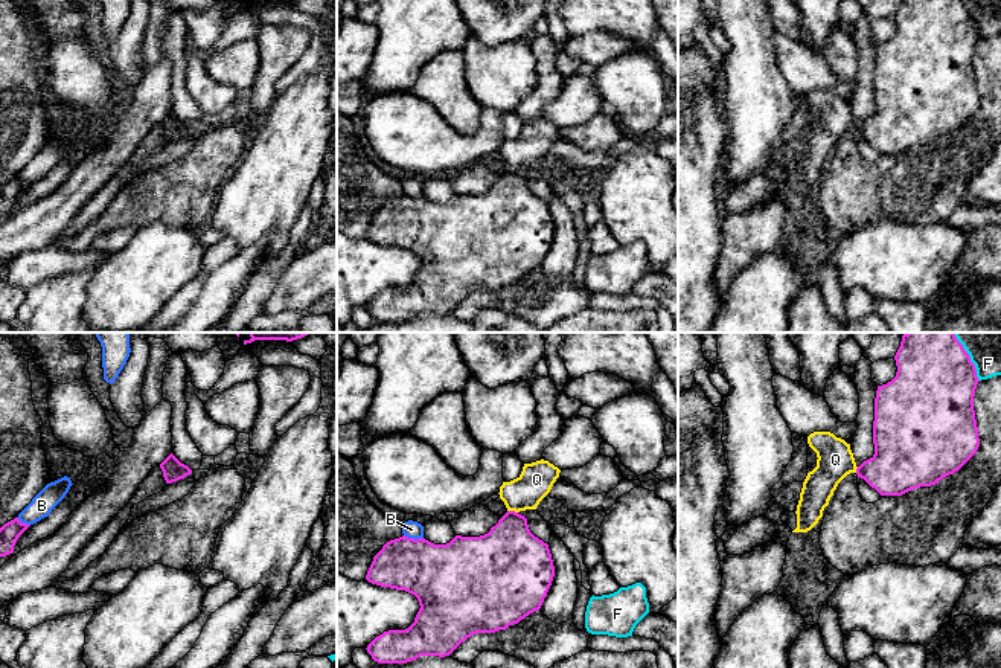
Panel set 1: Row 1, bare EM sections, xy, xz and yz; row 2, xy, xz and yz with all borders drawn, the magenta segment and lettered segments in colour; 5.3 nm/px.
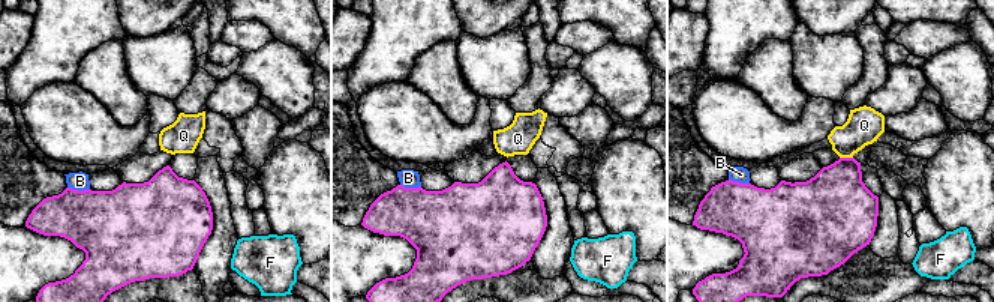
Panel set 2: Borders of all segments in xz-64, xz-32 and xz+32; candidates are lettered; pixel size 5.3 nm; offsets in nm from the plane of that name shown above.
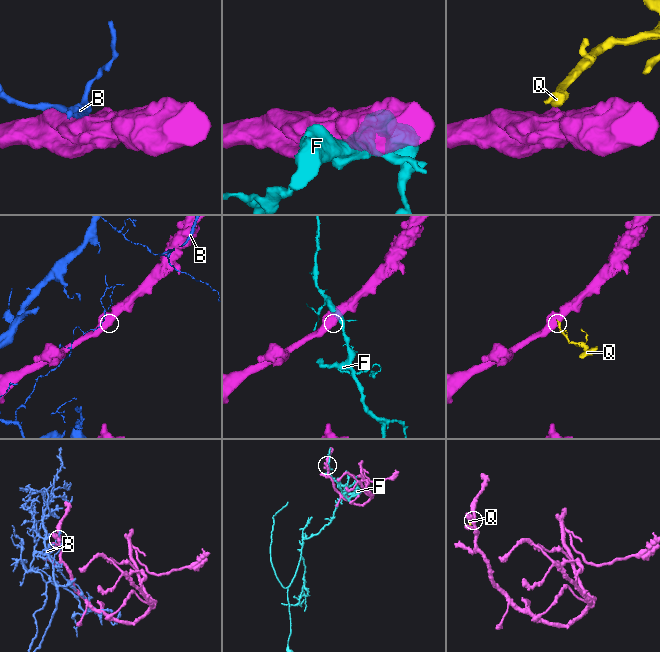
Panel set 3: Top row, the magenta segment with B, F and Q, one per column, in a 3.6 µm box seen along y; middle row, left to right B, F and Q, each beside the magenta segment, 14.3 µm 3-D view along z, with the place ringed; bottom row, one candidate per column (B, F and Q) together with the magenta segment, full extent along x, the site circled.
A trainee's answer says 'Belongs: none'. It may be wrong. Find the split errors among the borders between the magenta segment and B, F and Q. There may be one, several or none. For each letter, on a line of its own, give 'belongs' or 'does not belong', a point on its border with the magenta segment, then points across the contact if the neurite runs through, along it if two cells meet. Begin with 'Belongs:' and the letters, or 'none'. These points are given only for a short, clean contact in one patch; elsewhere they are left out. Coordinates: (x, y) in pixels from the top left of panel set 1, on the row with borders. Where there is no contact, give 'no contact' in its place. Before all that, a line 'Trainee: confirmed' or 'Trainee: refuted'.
Trainee: confirmed
Belongs: none
B: does not belong; meets magenta in xz at (413, 539)
F: does not belong; meets magenta in yz at (969, 357)
Q: does not belong; meets magenta in xz at (512, 511); border along xz (508, 510), (517, 513)

